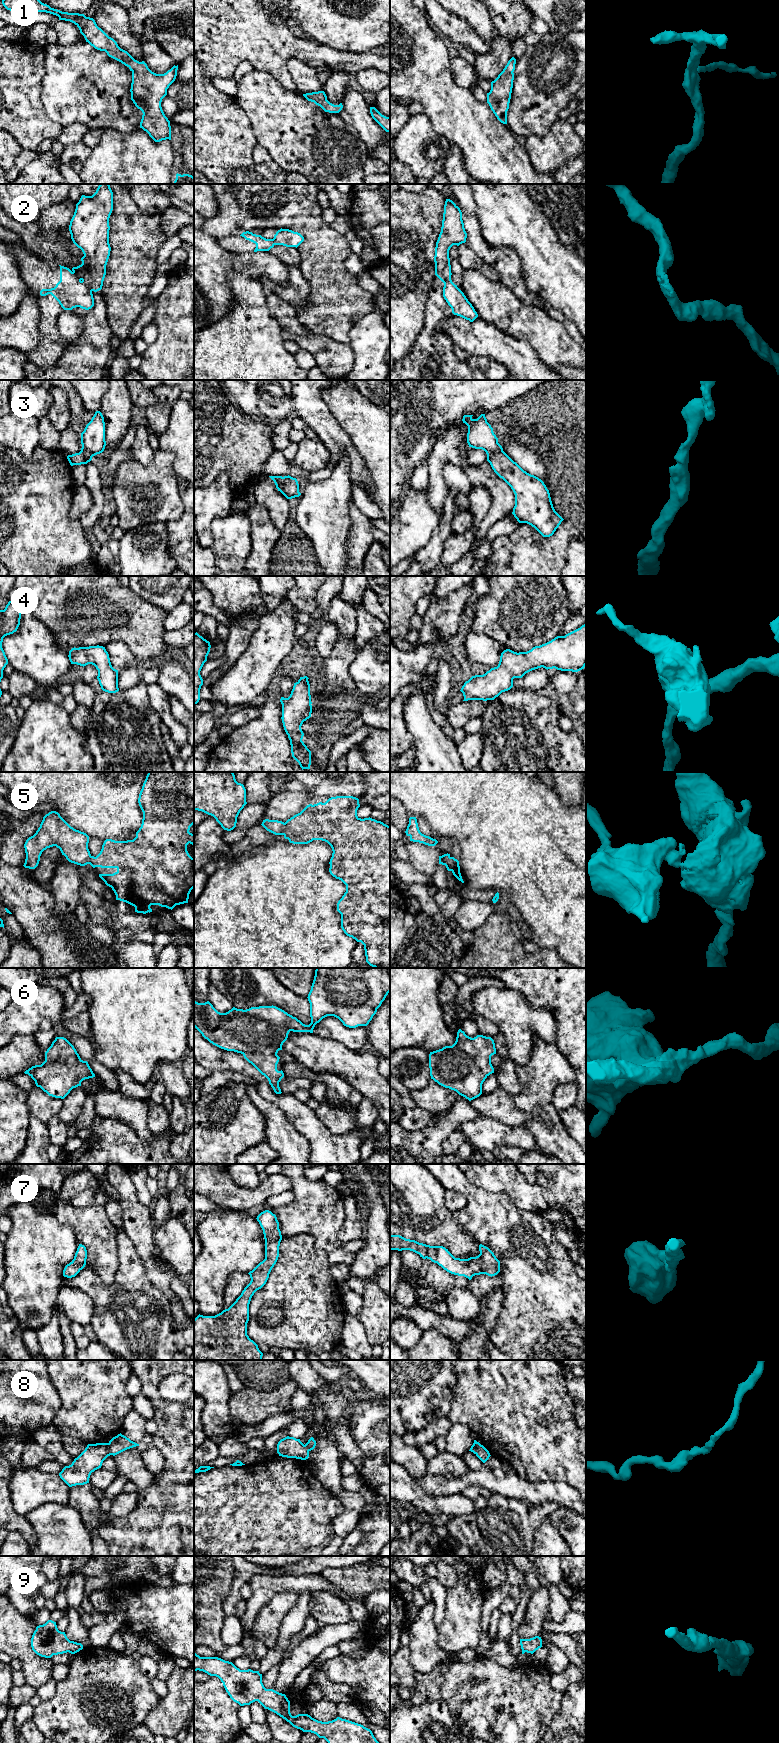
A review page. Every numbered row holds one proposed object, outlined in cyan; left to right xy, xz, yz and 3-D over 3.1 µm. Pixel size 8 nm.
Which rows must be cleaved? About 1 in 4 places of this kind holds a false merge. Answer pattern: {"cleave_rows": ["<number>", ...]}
{"cleave_rows": ["2", "5", "8"]}

